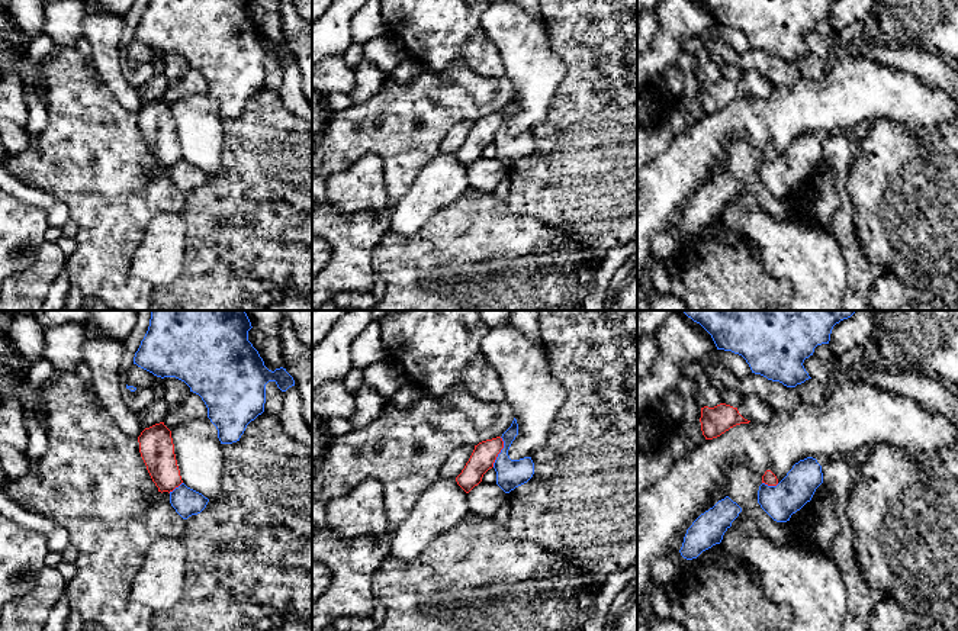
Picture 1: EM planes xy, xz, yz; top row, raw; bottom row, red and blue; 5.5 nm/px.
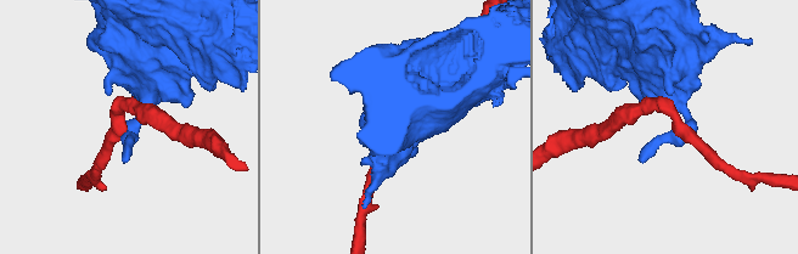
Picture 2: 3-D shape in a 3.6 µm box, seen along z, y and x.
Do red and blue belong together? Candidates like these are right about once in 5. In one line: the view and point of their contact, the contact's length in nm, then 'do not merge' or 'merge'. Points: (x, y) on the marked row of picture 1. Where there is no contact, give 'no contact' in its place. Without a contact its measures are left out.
contact xz (500, 451); length 180 nm; do not merge

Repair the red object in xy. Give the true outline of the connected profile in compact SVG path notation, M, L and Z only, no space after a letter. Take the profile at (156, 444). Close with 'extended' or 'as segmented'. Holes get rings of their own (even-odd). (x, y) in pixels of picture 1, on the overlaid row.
M164 422L145 428L138 437L139 453L158 492L173 492L183 480L177 466L171 431Z; as segmented

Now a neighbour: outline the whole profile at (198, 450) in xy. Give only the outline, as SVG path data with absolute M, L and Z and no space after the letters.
M181 419L171 429L171 438L183 483L208 499L219 496L224 453L210 419Z

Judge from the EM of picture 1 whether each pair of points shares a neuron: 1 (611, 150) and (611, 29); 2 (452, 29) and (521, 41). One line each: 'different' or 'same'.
1: same
2: different

